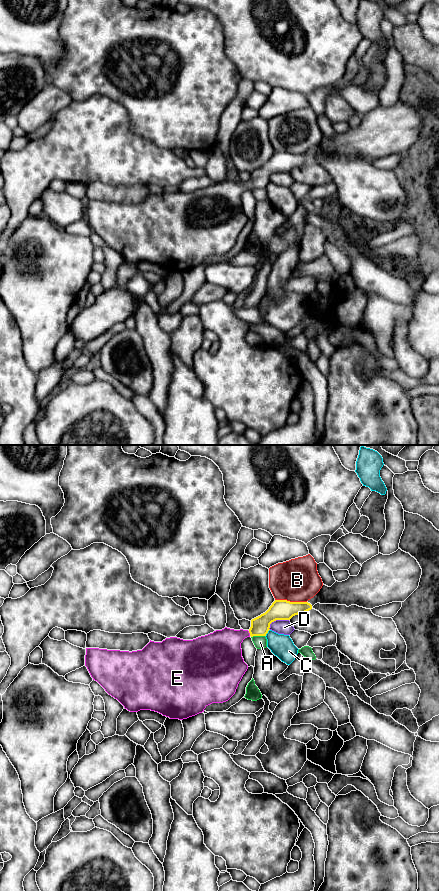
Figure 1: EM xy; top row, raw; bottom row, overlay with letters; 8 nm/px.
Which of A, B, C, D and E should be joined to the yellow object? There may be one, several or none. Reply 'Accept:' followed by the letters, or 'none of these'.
Accept: E

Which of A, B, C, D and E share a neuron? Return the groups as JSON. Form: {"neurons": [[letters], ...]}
{"neurons": [["A"], ["B"], ["C", "D"], ["E"]]}

